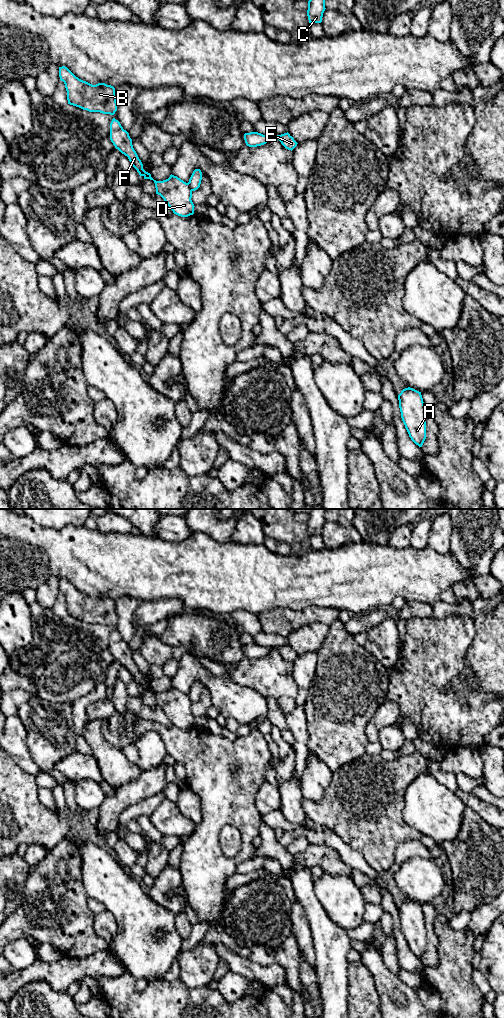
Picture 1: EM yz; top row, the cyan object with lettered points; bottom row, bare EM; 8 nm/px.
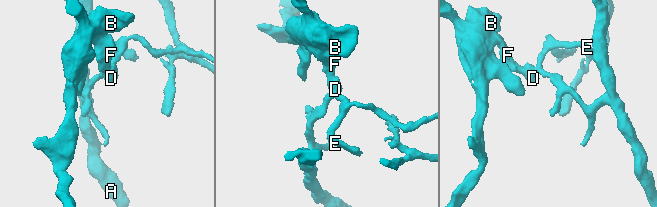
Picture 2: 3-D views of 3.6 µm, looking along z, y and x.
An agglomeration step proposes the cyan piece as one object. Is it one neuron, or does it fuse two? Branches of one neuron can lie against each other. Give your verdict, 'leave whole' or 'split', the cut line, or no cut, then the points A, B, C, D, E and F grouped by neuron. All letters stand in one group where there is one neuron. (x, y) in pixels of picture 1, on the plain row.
split; cut in yz along (187, 695), (192, 702); A C E / B D F

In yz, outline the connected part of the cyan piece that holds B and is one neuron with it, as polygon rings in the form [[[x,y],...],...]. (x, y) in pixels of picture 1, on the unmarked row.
[[[59,579],[60,592],[67,603],[68,616],[89,624],[114,627],[117,623],[115,600],[105,595],[92,597],[76,589],[67,579]]]

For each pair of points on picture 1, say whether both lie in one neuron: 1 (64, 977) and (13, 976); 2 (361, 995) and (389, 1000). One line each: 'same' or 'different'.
1: same
2: different

